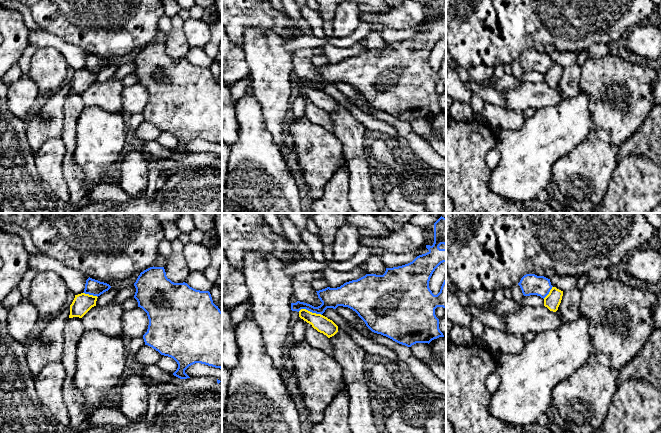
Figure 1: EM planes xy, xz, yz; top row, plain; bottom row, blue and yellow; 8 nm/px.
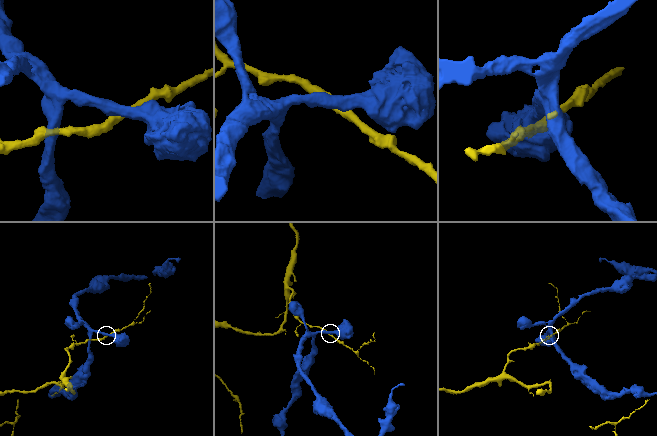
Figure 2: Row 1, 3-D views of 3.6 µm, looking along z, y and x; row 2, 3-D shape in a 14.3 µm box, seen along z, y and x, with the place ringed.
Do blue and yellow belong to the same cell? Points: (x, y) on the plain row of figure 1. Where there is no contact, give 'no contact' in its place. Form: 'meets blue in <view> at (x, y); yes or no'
meets blue in xz at (310, 87); no

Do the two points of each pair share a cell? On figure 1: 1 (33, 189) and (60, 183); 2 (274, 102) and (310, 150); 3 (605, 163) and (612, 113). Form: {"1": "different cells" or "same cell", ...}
{"1": "different cells", "2": "different cells", "3": "different cells"}

